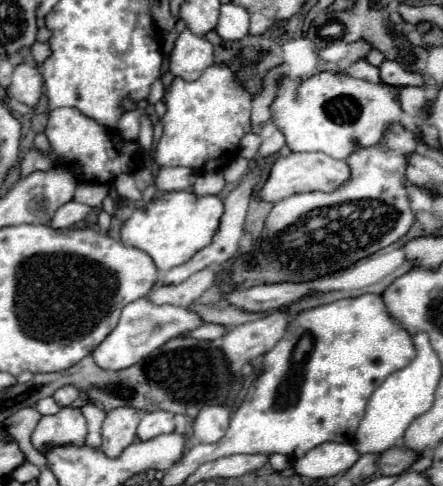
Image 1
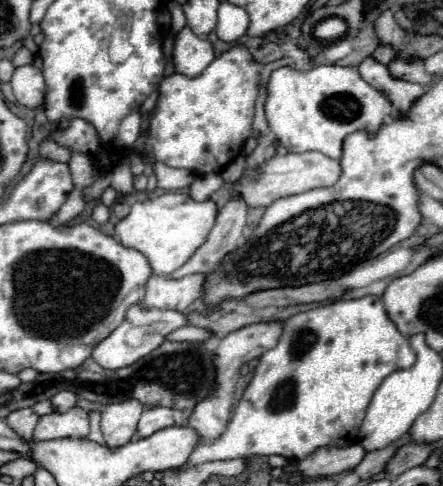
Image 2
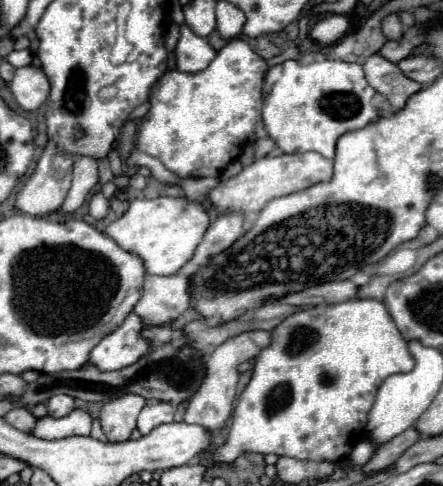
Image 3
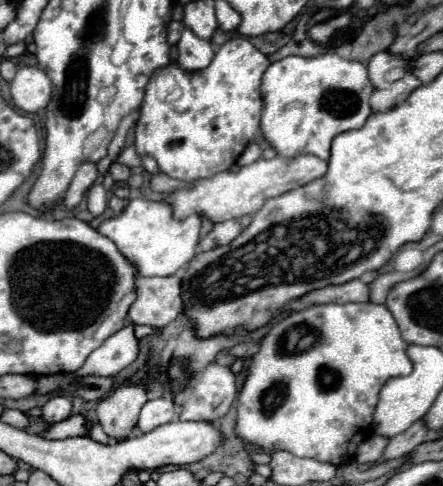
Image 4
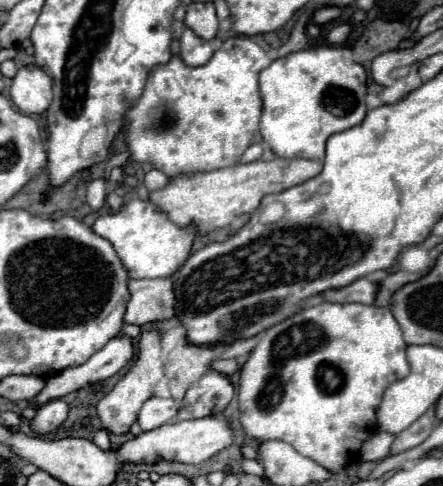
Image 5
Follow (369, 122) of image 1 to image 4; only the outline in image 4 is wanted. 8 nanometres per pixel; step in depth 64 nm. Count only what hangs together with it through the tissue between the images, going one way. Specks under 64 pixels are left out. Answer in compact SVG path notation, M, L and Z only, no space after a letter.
M326 52L318 58L288 56L268 66L262 76L262 134L266 142L284 158L314 154L322 160L330 158L330 142L336 134L362 128L370 116L368 98L372 84L364 74L362 62L340 58Z

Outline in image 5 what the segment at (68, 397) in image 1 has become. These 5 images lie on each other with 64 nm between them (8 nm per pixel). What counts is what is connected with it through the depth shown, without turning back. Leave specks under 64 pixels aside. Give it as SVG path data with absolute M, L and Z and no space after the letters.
M50 400L48 404L36 410L36 416L30 420L30 428L38 434L56 432L68 416L68 404L62 400Z

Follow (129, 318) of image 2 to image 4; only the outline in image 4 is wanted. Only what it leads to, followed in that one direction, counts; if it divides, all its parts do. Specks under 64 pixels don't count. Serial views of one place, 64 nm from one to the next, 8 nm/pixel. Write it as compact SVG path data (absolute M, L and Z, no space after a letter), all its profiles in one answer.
M126 324L120 332L110 336L98 350L94 350L82 368L68 372L68 376L114 376L138 356L138 340L132 332L132 324Z

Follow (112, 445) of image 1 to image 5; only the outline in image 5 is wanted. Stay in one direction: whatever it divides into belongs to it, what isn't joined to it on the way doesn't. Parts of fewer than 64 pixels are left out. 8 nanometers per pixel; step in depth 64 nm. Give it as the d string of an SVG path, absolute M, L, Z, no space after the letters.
M146 328L140 334L140 342L138 342L138 358L132 364L132 368L126 372L126 376L122 376L116 386L112 388L112 392L108 392L100 402L98 402L98 416L102 426L108 432L114 434L126 434L132 426L132 422L136 422L138 412L142 408L142 404L154 394L156 384L164 378L164 362L162 362L162 332L158 328Z

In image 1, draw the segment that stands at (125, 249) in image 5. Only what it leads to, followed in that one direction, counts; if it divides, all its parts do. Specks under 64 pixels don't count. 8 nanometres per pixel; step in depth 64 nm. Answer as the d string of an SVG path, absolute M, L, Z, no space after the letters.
M190 190L166 192L160 198L154 198L146 208L136 208L132 212L132 216L120 228L120 240L122 244L134 246L152 256L158 272L162 274L188 262L200 248L212 242L222 212L224 204L216 196L196 196Z

